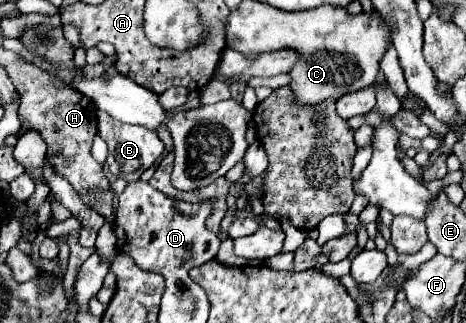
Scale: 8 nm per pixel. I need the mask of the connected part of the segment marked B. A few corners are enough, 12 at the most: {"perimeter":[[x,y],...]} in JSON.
{"perimeter":[[97,112],[106,164],[139,180],[165,150],[153,130]]}

